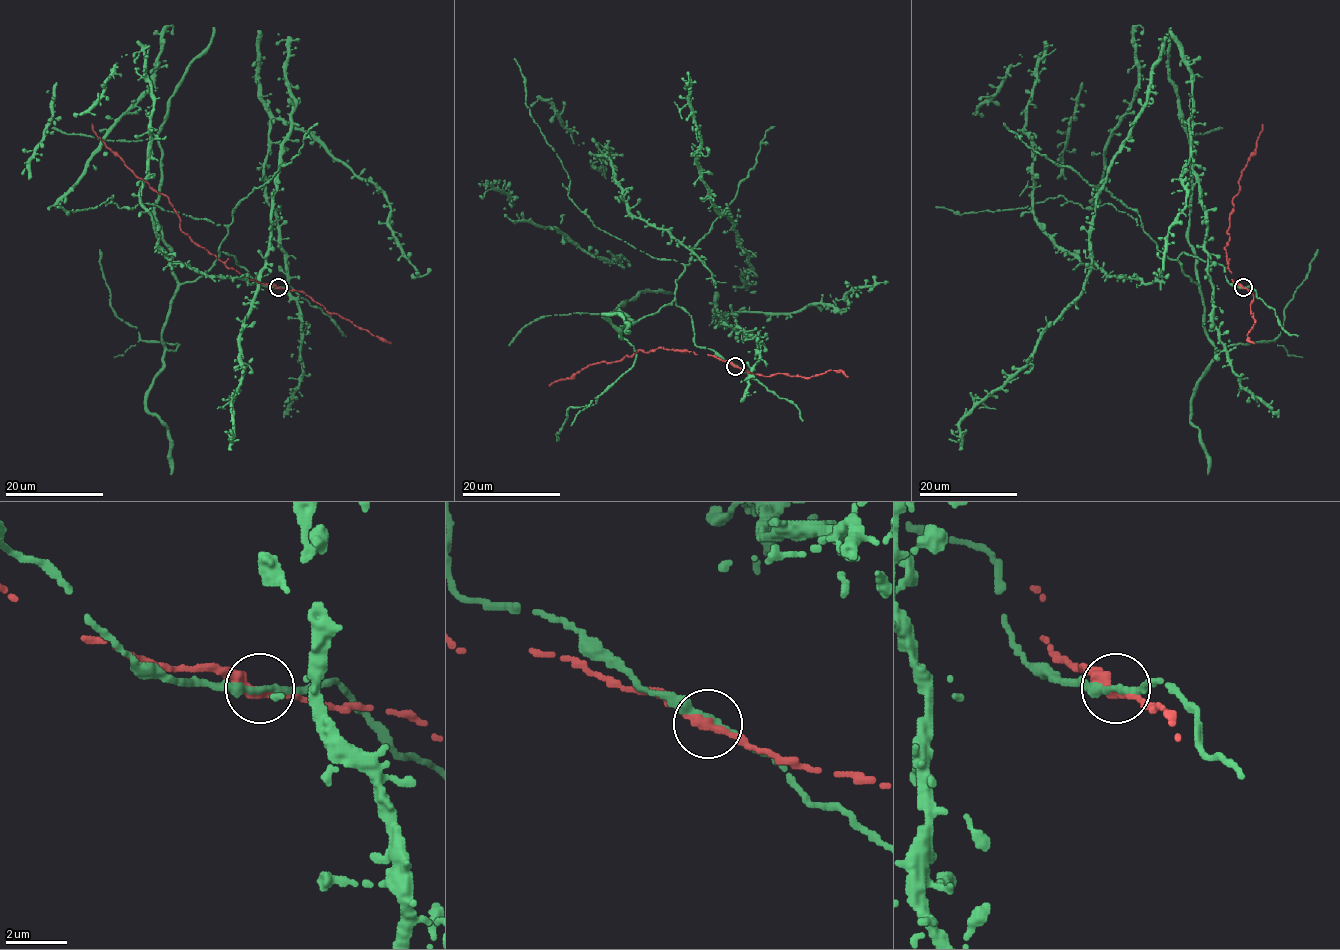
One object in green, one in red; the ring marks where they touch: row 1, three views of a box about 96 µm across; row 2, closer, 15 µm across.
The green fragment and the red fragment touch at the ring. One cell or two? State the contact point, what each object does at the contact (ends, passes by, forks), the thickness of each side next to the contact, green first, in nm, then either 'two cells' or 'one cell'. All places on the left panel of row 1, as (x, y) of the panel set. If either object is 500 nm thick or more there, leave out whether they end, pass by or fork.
place (278, 287); green passes by; red passes by; calibres 200 and 320 nm; one cell

